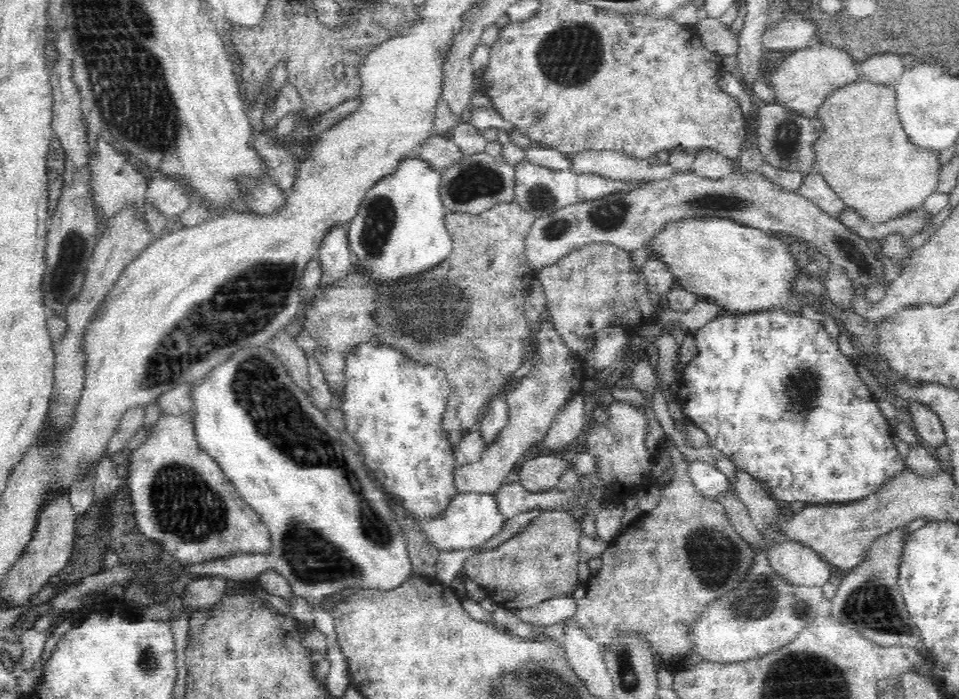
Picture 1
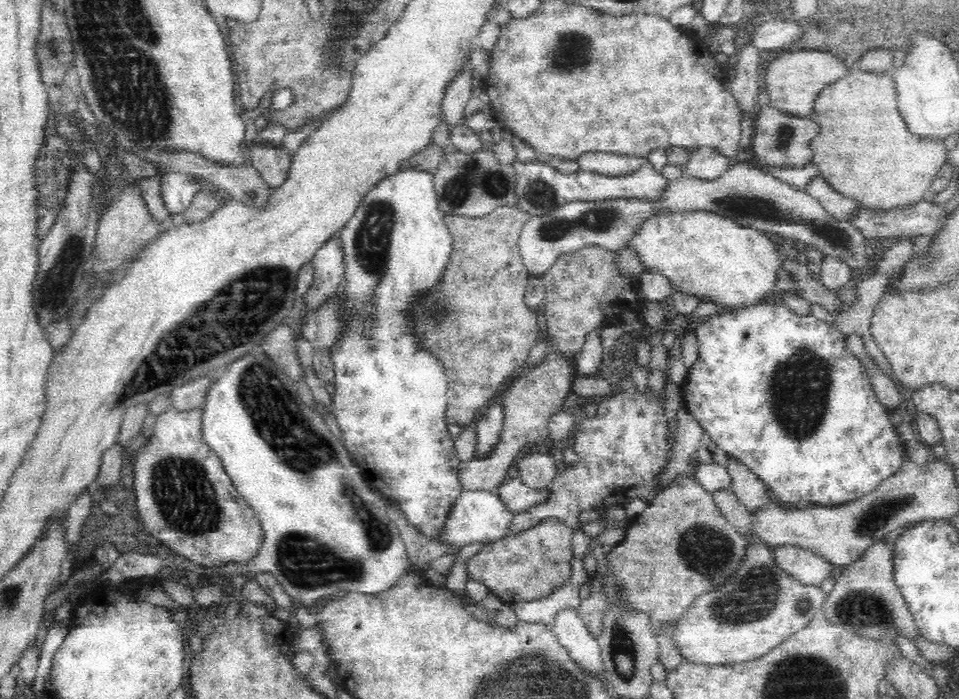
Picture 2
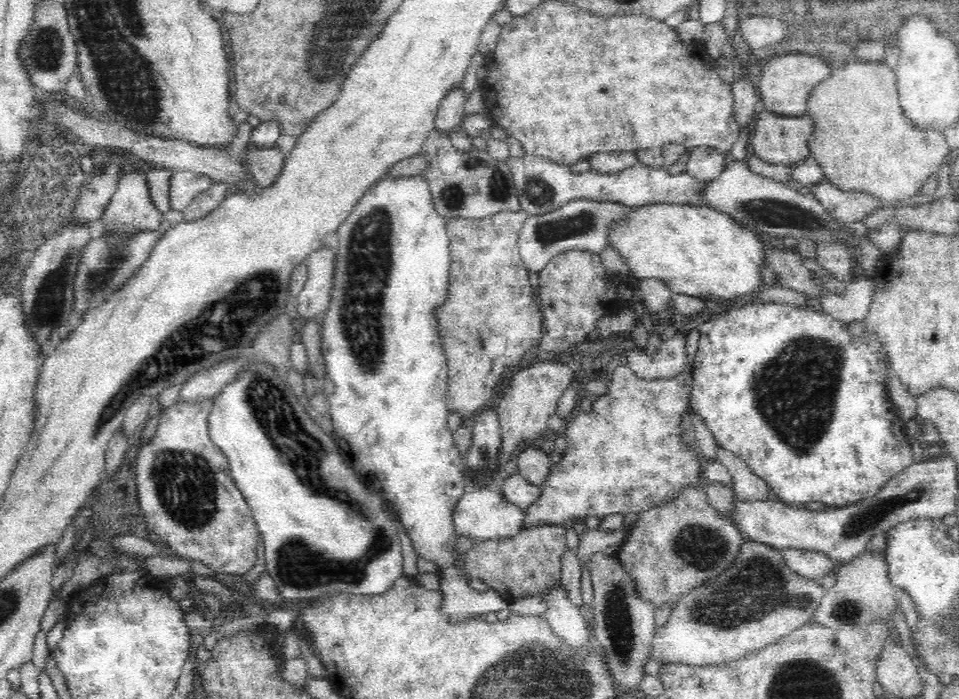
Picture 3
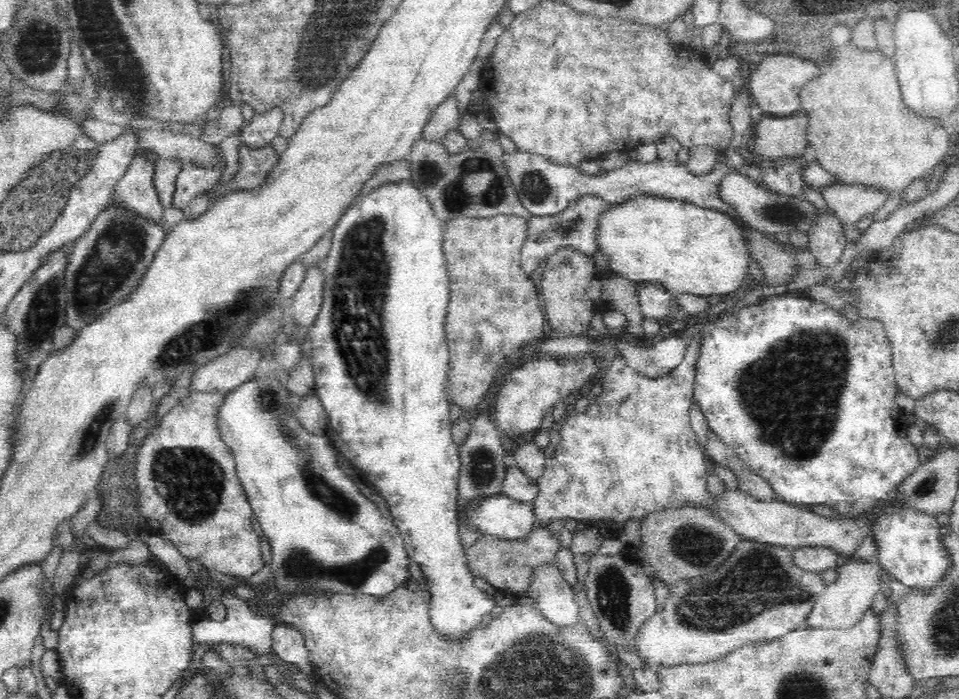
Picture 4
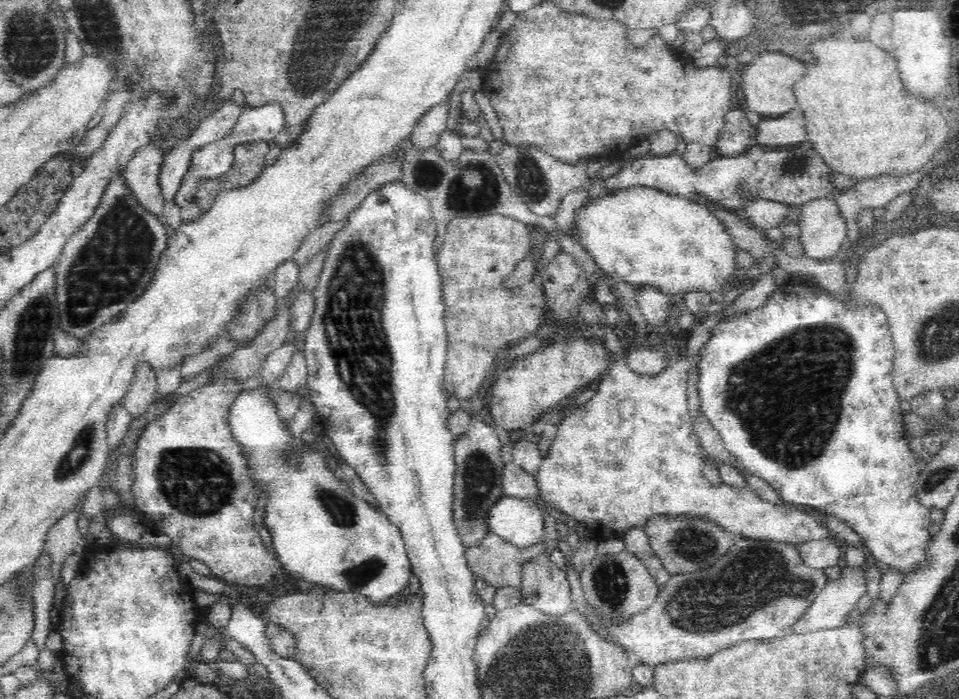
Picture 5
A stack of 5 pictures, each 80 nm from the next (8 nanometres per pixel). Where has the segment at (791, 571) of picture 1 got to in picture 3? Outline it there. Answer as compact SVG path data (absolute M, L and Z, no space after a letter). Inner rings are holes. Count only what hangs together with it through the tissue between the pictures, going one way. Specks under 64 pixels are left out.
M794 548L782 550L782 552L785 554L785 562L789 564L790 569L802 574L805 578L820 580L822 576L836 571L838 567L826 552Z

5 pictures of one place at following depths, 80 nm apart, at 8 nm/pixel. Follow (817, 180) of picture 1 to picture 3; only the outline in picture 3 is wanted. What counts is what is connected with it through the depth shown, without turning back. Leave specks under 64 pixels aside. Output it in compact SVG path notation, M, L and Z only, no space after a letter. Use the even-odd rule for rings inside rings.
M828 180L810 187L814 197L836 220L842 224L862 221L870 212L876 212L886 205L868 192L841 190Z

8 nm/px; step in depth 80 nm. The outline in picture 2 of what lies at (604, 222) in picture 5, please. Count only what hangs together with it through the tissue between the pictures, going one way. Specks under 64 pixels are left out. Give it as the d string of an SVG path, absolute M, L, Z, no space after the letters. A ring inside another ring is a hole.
M662 209L657 214L646 217L634 234L627 239L630 248L643 270L650 274L666 277L675 292L698 297L704 302L719 306L750 306L765 301L776 291L779 258L782 248L770 240L762 231L742 226L734 219L707 210Z

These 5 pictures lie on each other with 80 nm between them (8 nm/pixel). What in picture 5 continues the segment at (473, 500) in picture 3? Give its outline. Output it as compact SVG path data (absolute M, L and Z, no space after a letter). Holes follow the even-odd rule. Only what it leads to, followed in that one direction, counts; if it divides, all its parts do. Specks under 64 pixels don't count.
M503 496L488 516L491 533L498 534L520 549L544 545L546 526L541 509L538 498Z

